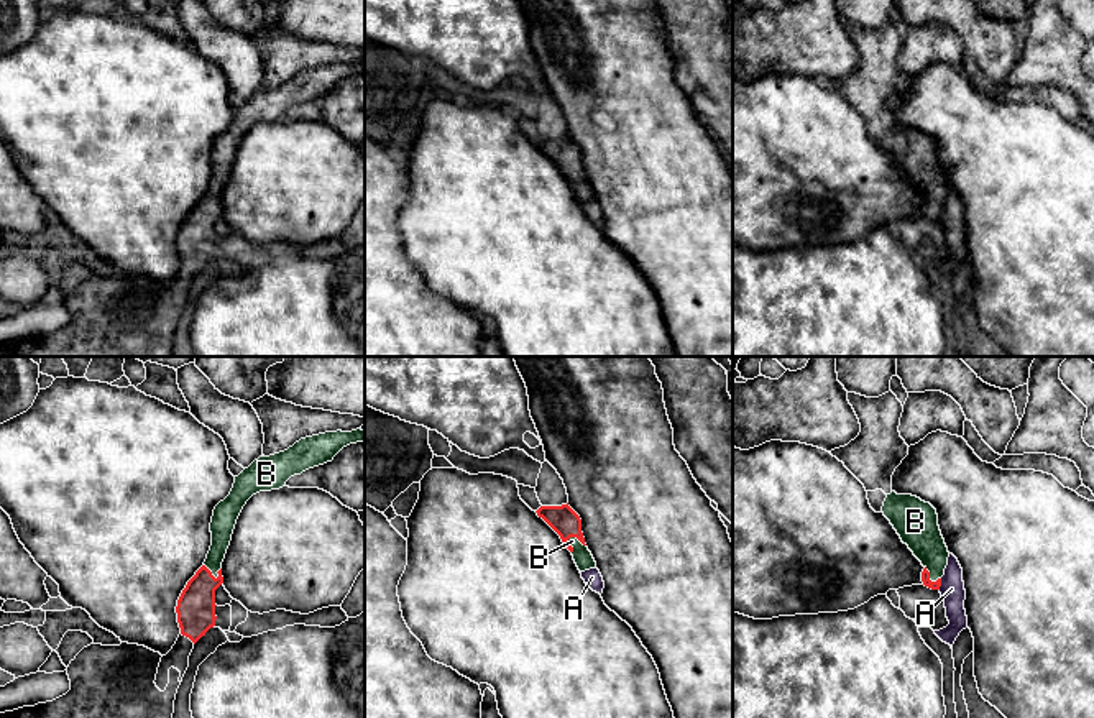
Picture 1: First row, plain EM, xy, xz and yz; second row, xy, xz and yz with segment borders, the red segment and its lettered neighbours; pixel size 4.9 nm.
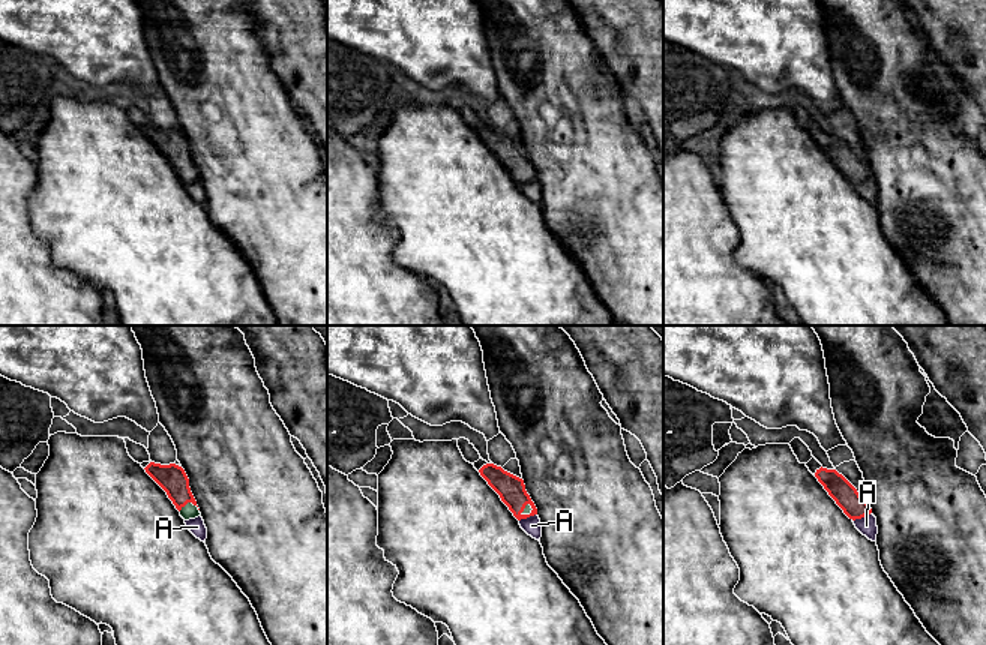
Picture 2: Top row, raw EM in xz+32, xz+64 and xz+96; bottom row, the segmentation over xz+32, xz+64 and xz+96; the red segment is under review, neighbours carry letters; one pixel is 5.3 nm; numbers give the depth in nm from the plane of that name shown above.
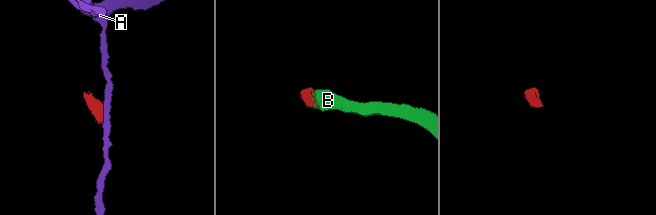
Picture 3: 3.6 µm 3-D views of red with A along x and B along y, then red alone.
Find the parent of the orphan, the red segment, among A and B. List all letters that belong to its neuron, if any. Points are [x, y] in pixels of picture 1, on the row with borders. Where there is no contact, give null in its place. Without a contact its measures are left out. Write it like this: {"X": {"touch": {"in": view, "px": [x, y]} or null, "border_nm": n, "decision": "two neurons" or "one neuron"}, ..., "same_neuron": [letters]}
{"A": {"touch": {"in": "yz", "px": [940, 584]}, "border_nm": 60, "decision": "two neurons"}, "B": {"touch": {"in": "xz", "px": [575, 536]}, "border_nm": 110, "decision": "one neuron"}, "same_neuron": ["B"]}

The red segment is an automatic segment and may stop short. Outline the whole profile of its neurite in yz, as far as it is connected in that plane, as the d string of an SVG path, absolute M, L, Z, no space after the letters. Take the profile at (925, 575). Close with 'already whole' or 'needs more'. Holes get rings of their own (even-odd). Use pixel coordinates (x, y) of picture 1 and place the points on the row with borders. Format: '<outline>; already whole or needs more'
M892 491L884 501L882 513L925 567L923 585L940 590L949 552L938 526L936 509L917 496Z; needs more

